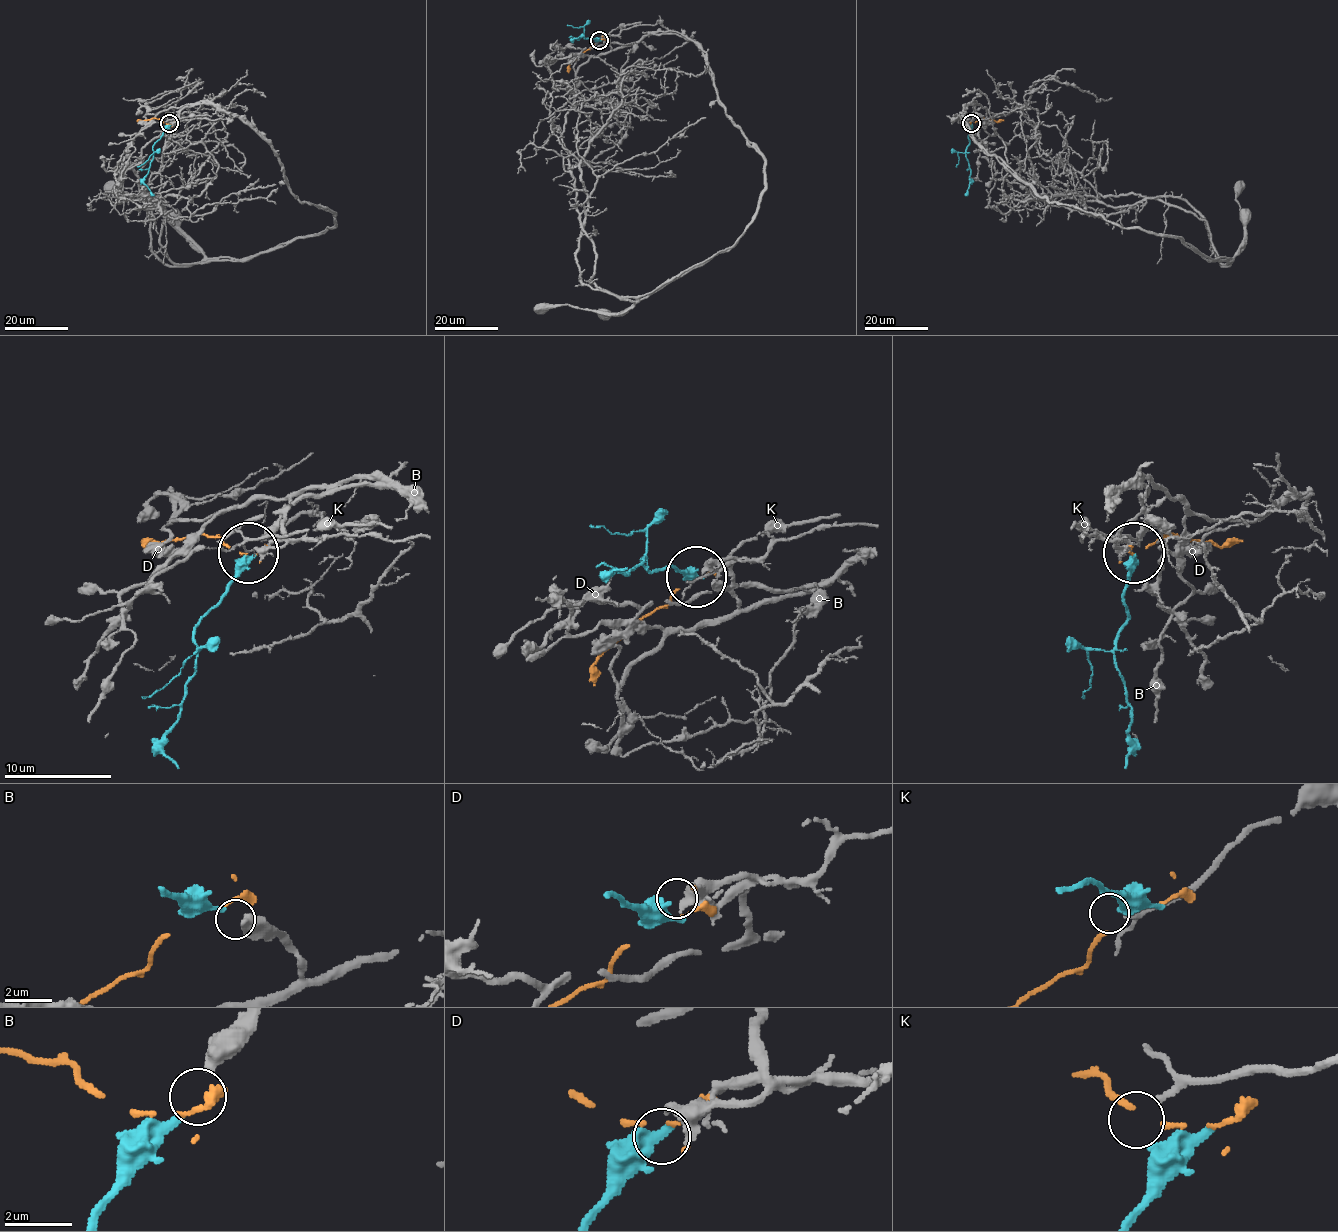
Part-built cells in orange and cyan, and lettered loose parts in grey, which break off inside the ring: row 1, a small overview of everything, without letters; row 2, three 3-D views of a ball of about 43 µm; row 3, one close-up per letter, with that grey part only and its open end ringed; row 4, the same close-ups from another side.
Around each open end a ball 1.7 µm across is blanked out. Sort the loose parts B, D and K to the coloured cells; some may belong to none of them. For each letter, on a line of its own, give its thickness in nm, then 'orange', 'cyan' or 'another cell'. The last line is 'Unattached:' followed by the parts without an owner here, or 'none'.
B: calibre 440 nm; cyan
D: calibre 380 nm; another cell
K: calibre 140 nm; another cell
Unattached: D, K

